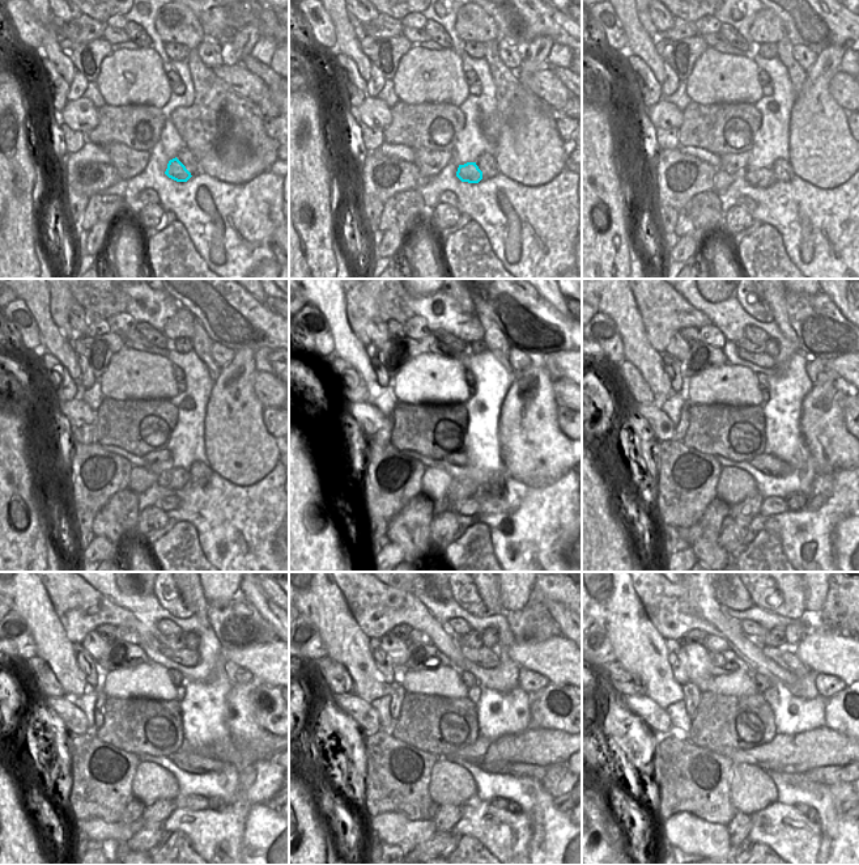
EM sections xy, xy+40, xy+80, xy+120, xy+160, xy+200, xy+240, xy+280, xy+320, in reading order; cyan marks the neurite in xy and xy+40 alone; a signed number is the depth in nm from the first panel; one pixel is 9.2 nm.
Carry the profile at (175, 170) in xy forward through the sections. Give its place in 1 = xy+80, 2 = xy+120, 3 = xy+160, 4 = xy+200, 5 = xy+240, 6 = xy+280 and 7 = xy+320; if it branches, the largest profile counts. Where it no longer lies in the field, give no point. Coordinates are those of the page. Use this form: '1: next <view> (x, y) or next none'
1: next xy+80 (764, 177)
2: next xy+120 (171, 479)
3: next xy+160 (459, 490)
4: next xy+200 (745, 511)
5: next xy+240 (154, 815)
6: next xy+280 (447, 815)
7: next xy+320 (739, 827)

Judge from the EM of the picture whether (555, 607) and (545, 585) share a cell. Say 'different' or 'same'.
different

